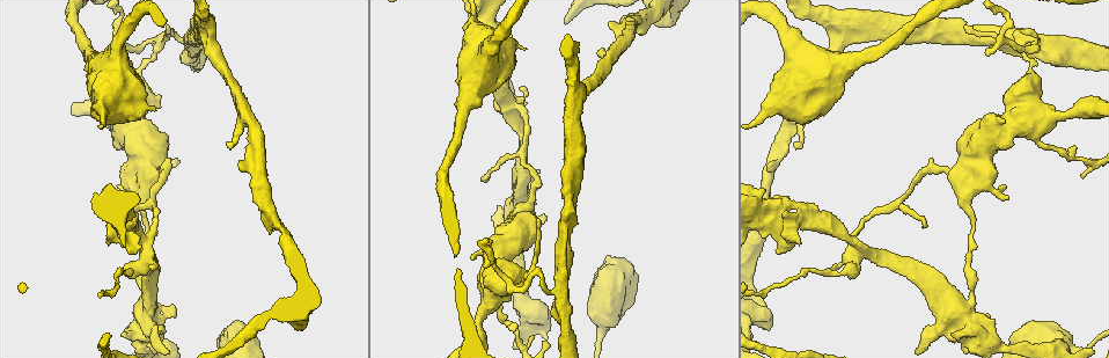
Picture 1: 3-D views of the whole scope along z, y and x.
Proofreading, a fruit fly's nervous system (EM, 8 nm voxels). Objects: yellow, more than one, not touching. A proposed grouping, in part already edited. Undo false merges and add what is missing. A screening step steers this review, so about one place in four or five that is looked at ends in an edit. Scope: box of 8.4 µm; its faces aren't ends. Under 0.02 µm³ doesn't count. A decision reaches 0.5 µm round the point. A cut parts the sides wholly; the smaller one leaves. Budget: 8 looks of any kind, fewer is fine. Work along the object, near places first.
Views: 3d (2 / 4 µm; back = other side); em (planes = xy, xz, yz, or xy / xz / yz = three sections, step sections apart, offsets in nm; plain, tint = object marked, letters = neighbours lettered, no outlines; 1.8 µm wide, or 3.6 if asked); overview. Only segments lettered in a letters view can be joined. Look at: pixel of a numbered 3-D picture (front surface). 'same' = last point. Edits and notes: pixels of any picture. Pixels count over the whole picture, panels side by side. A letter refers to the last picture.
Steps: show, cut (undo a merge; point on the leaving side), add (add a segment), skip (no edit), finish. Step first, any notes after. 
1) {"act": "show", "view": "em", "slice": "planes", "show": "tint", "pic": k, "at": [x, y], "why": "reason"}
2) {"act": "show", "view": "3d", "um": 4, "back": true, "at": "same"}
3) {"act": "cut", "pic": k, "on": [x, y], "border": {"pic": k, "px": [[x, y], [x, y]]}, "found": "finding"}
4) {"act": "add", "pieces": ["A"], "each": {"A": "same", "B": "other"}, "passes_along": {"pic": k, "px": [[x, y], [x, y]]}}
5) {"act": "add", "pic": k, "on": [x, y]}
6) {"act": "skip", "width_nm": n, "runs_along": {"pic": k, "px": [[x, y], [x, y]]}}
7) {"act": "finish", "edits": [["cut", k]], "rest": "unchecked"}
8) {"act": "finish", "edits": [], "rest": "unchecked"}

{"act": "show", "view": "em", "um": 3.6, "slice": "xy", "step": 16, "show": "letters", "pic": 1, "at": [520, 179], "why": "calibre changes"}

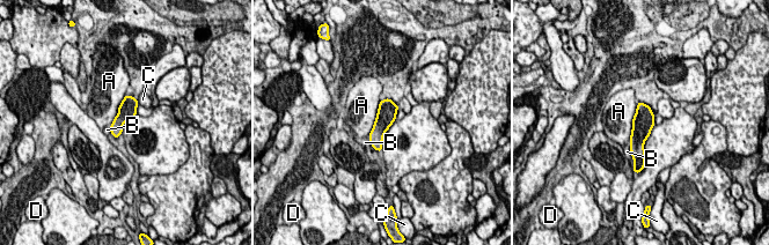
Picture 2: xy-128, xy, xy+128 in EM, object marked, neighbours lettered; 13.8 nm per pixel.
{"act": "skip", "longest_contact_nm": ["A", 600], "each": {"A": "other", "B": "other", "C": "other", "D": "other"}, "border": {"pic": 2, "px": [[637, 104], [631, 121], [629, 145]]}, "found": "one cell here"}

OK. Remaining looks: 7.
{"act": "show", "view": "em", "slice": "yz", "step": 4, "show": "tint", "pic": 1, "at": [852, 237], "why": "calibre changes"}

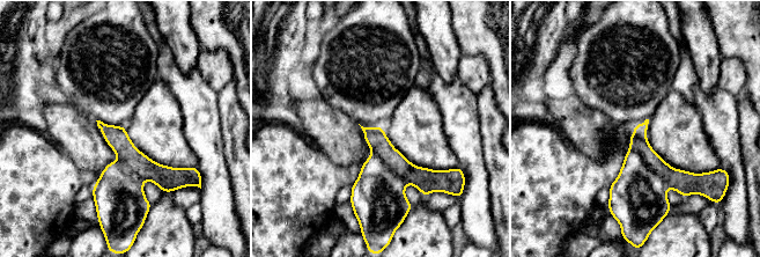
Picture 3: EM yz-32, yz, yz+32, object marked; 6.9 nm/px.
{"act": "show", "view": "em", "slice": "xz", "step": 16, "show": "letters", "at": "same", "why": "cut it another way"}

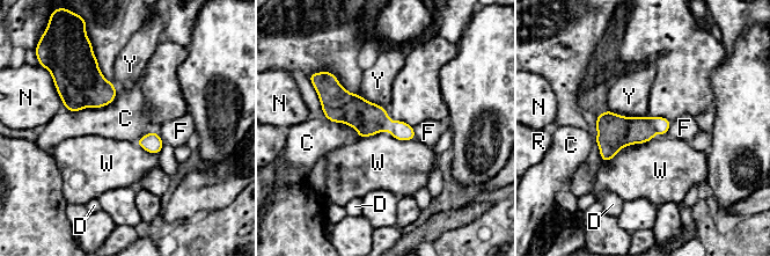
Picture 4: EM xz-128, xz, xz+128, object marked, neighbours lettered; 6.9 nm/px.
{"act": "cut", "pic": 4, "on": [616, 131], "width_nm": 190, "each": {"C": "other", "D": "other", "F": "other", "N": "other", "R": "other", "W": "other", "Y": "other"}, "border": {"pic": 4, "px": [[646, 117], [655, 132]]}, "found": "two cells meet here"}

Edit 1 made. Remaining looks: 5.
{"act": "show", "view": "em", "slice": "yz", "step": 4, "show": "tint", "pic": 1, "at": [795, 144], "why": "branch stops here"}

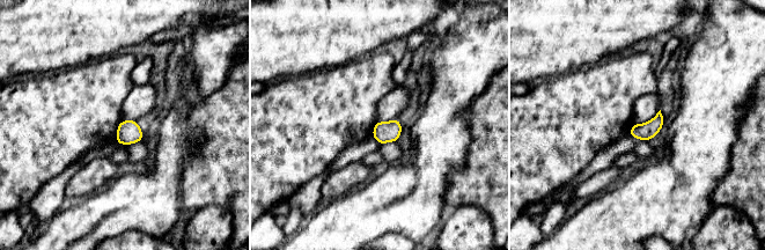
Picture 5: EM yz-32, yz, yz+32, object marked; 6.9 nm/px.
{"act": "show", "view": "em", "slice": "planes", "show": "letters", "at": "same", "why": "another direction"}

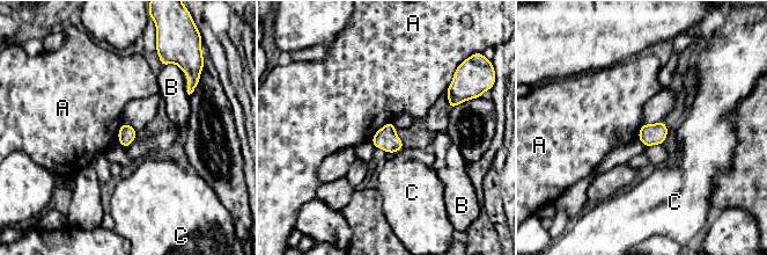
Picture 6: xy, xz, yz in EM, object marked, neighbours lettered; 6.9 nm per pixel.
{"act": "skip", "each": {"A": "other", "B": "other", "C": "other"}, "border": {"pic": 6, "px": [[392, 121], [384, 124], [370, 140]]}, "found": "no lettered segment goes on from it"}

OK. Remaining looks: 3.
{"act": "finish", "edits": [["cut", 4]], "rest": "unchecked"}

